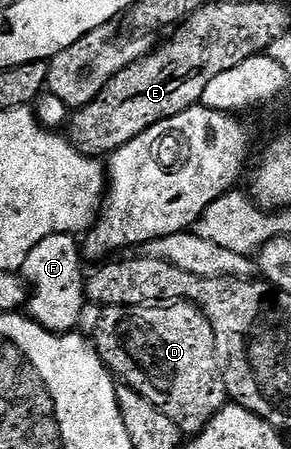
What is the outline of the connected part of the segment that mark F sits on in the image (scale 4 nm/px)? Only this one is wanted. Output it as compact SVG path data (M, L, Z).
M50 234L25 256L21 277L29 287L26 313L46 330L55 334L70 334L83 318L85 307L85 259L81 242L74 234Z

